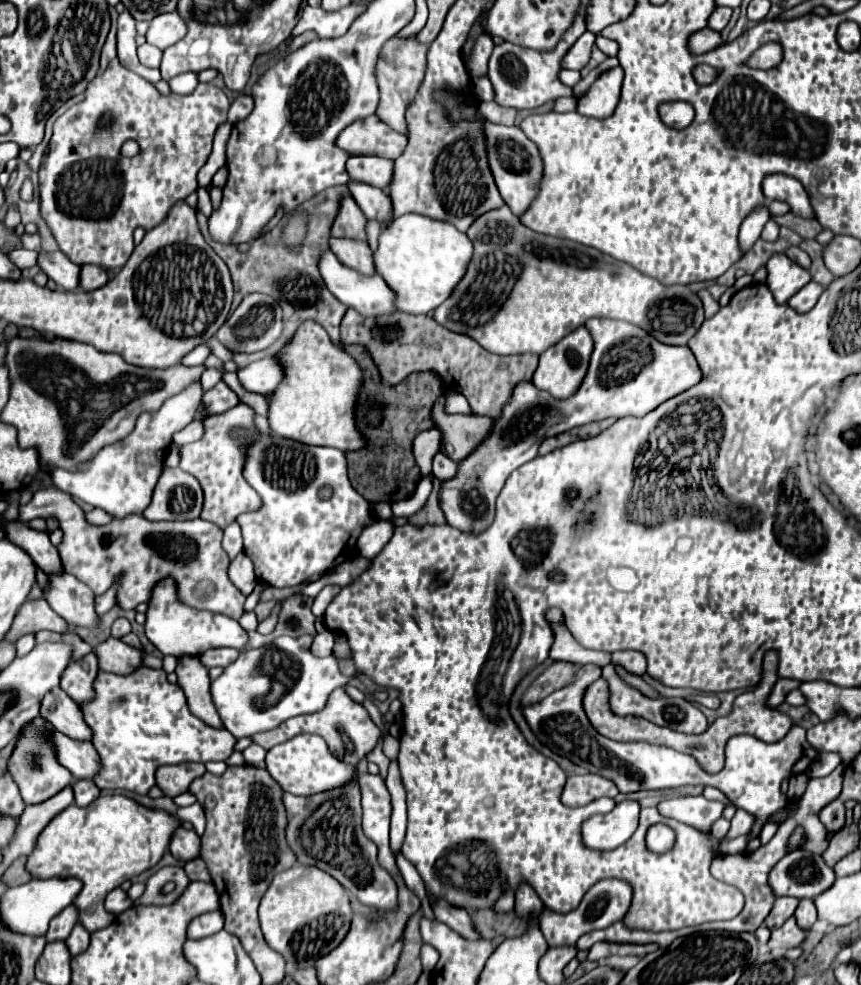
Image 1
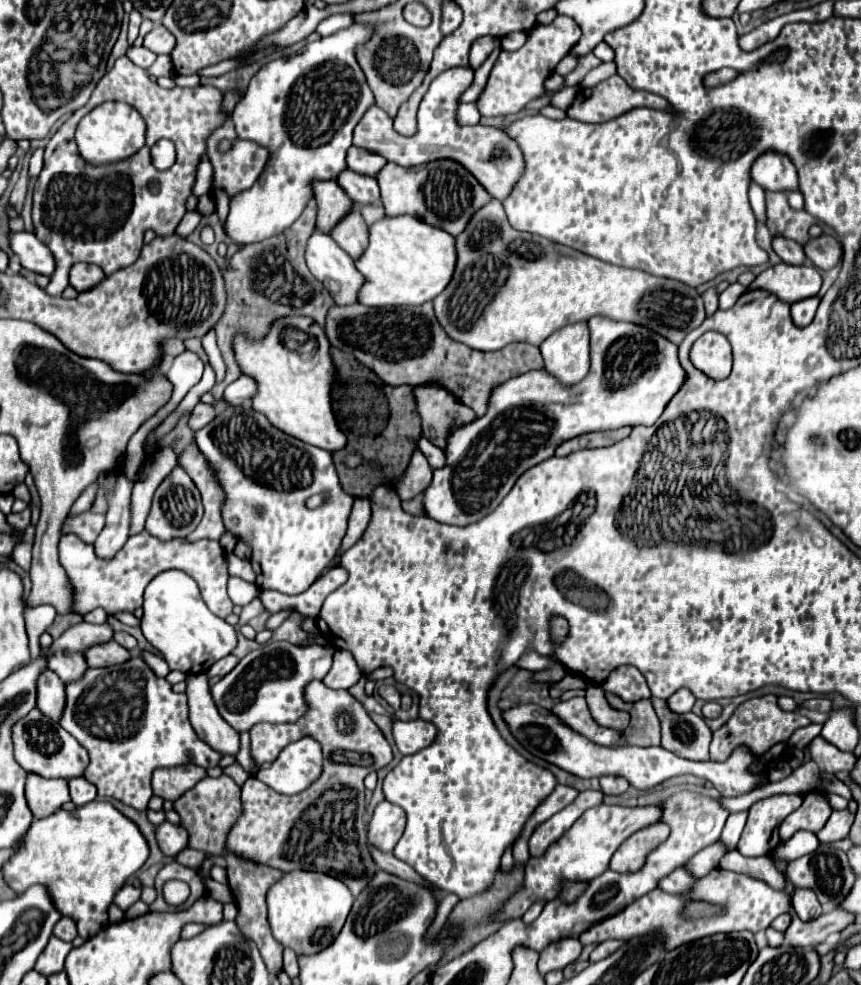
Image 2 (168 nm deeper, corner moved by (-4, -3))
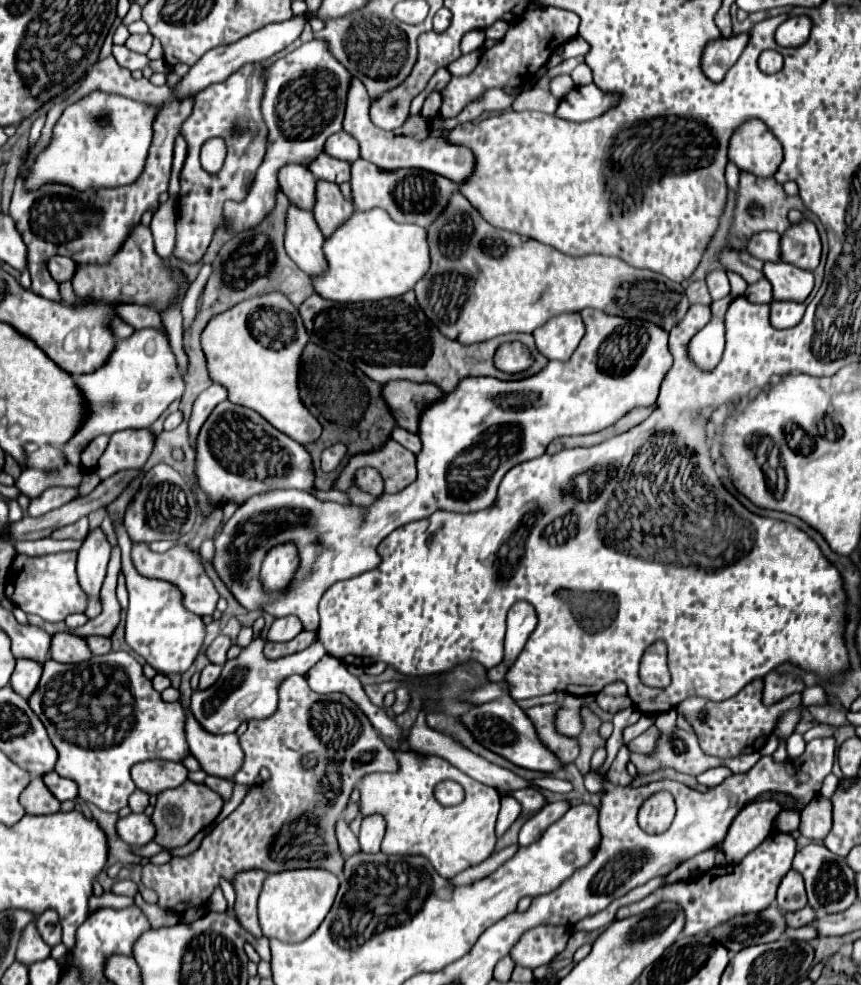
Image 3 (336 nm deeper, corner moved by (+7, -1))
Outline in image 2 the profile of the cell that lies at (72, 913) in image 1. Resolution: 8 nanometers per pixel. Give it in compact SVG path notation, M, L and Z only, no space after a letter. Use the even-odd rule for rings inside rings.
M62 916L62 918L58 920L58 924L54 926L54 936L58 936L58 938L64 940L64 942L72 942L72 940L78 936L74 920L70 920L68 916Z

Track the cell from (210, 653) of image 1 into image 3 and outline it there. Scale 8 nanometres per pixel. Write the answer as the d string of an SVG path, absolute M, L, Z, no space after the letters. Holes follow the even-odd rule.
M207 664L201 672L201 682L199 682L199 688L209 688L211 684L215 684L215 680L219 678L221 674L221 666L219 664Z

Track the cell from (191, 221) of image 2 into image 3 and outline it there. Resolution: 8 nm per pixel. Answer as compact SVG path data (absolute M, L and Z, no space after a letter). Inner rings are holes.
M169 198L169 202L159 206L151 220L151 232L155 238L155 250L163 258L169 258L175 248L175 200Z

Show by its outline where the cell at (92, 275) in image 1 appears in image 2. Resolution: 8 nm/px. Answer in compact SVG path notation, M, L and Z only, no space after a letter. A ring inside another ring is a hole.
M78 262L70 268L70 286L76 288L78 292L88 290L90 286L96 286L102 280L104 280L104 272L94 264Z

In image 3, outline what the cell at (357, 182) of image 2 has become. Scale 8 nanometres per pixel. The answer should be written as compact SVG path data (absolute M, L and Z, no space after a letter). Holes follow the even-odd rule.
M325 152L319 154L311 162L309 170L315 174L315 178L335 182L335 184L343 184L343 182L351 180L351 164L347 164L343 160L337 160L337 158L331 158Z

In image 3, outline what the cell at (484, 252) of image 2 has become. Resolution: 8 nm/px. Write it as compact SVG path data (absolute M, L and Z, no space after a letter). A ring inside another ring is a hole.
M455 194L451 198L445 212L427 230L427 234L431 248L431 268L415 286L417 302L443 336L461 344L477 344L509 332L533 332L555 314L579 312L583 308L597 308L605 314L623 318L649 320L651 324L657 324L659 328L669 332L677 322L685 318L689 310L689 300L681 284L671 282L657 272L633 268L619 258L595 254L573 258L533 238L499 230L485 222L483 216L471 206L471 202L463 198L463 194Z

